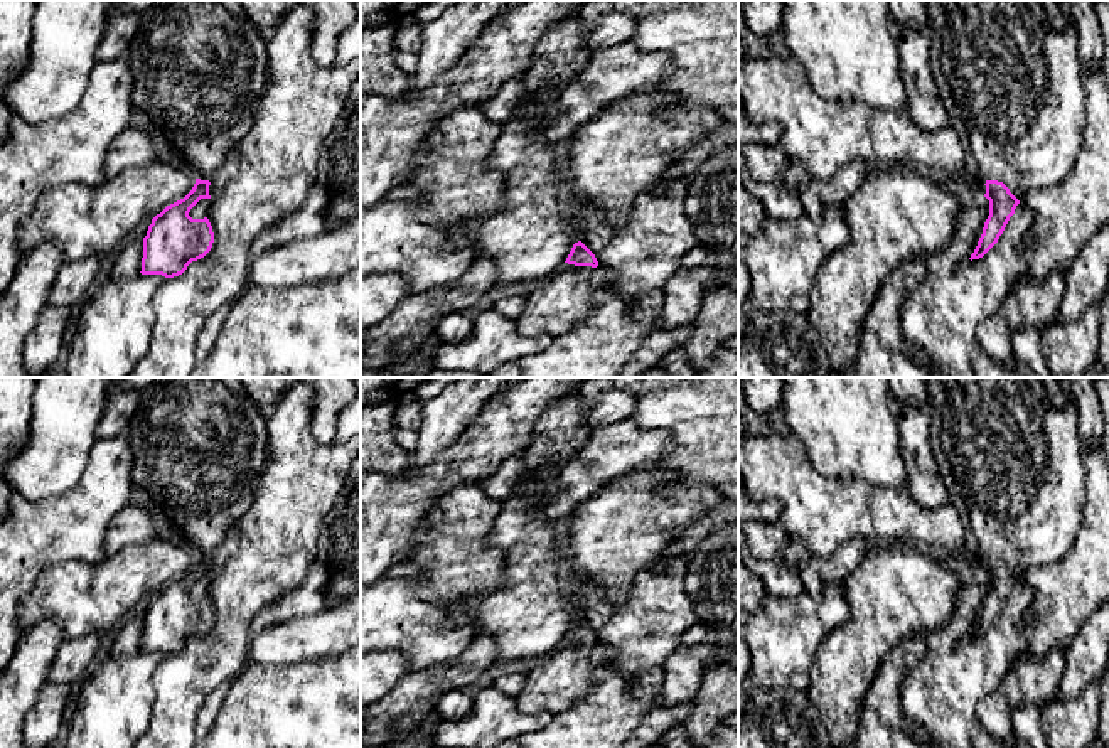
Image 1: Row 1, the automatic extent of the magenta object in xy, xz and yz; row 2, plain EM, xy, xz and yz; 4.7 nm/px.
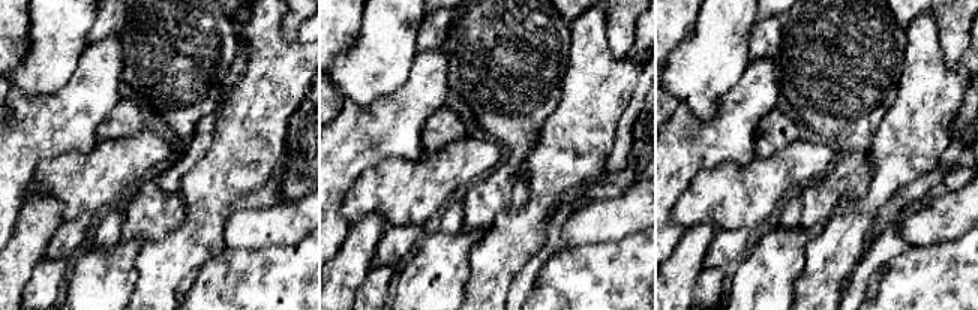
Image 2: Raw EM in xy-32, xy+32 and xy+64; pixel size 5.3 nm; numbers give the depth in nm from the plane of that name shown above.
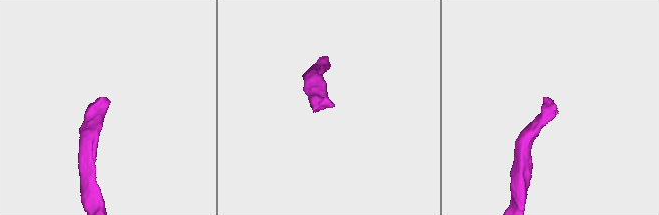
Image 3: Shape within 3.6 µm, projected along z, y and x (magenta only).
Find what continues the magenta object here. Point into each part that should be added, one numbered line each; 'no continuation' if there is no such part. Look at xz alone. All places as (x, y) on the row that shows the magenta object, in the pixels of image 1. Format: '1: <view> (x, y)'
1: xz (567, 299)

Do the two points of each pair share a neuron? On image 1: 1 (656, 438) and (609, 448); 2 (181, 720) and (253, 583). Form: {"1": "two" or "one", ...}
{"1": "one", "2": "one"}

